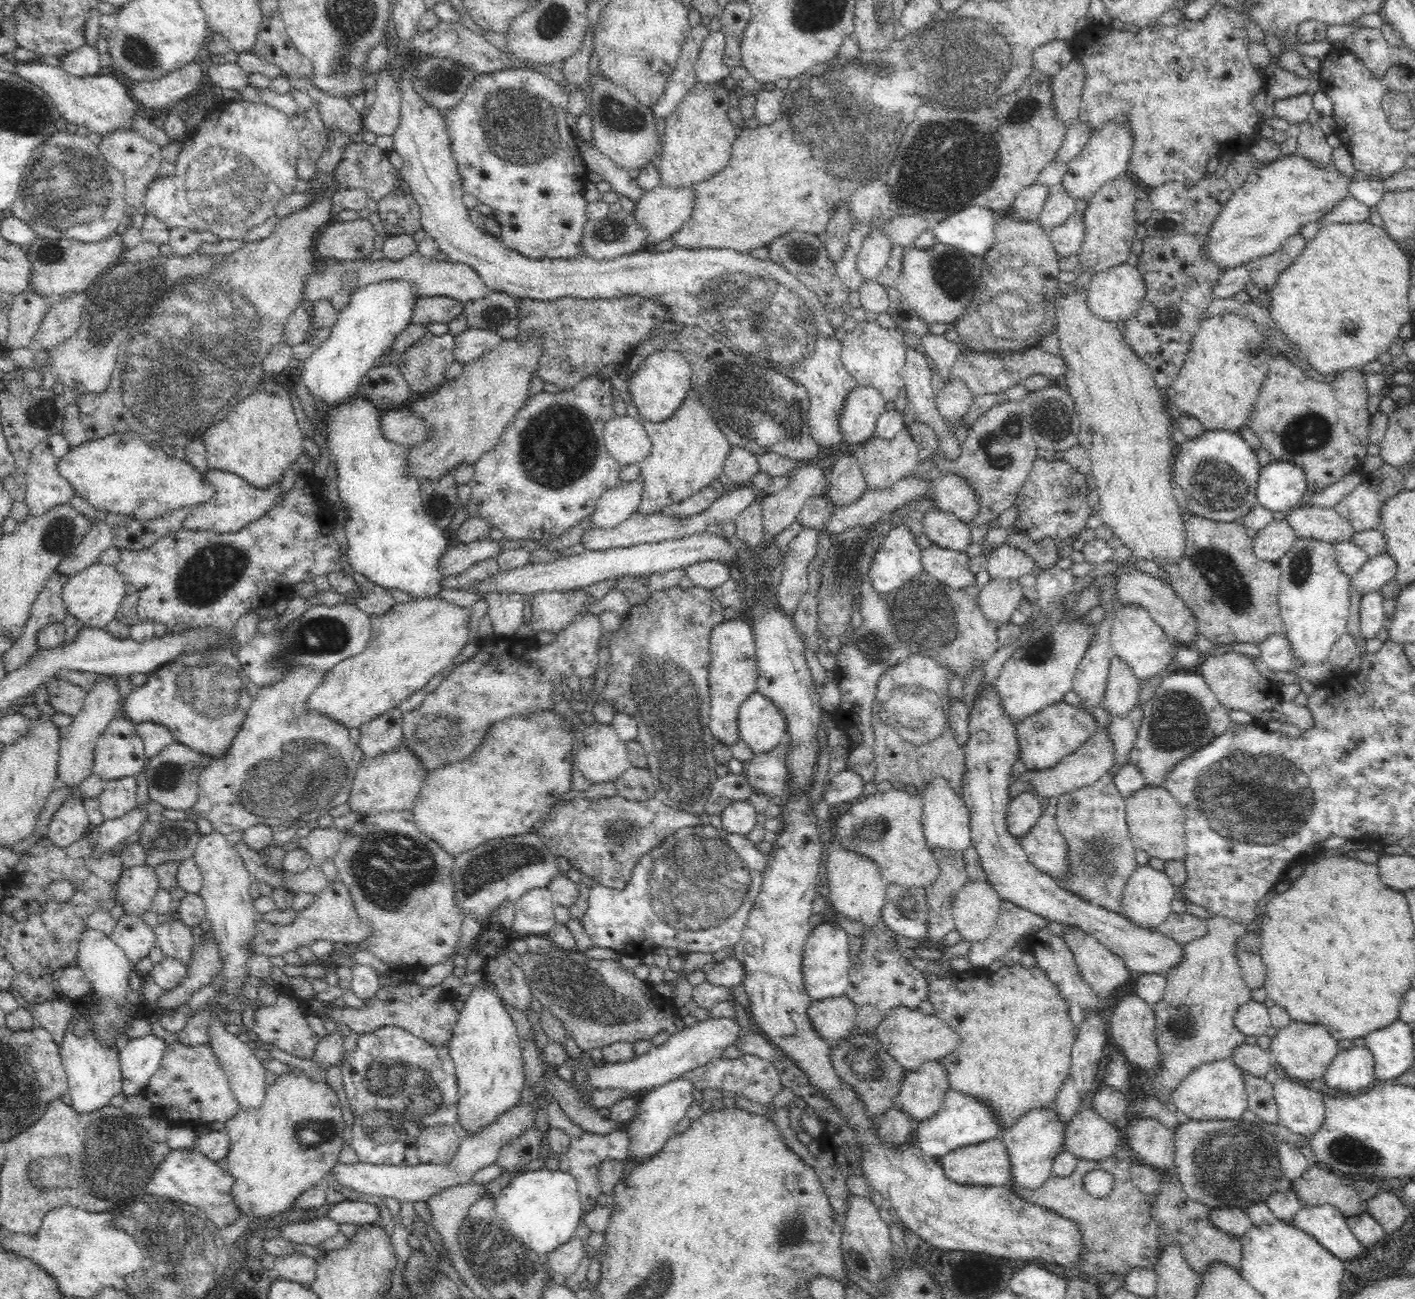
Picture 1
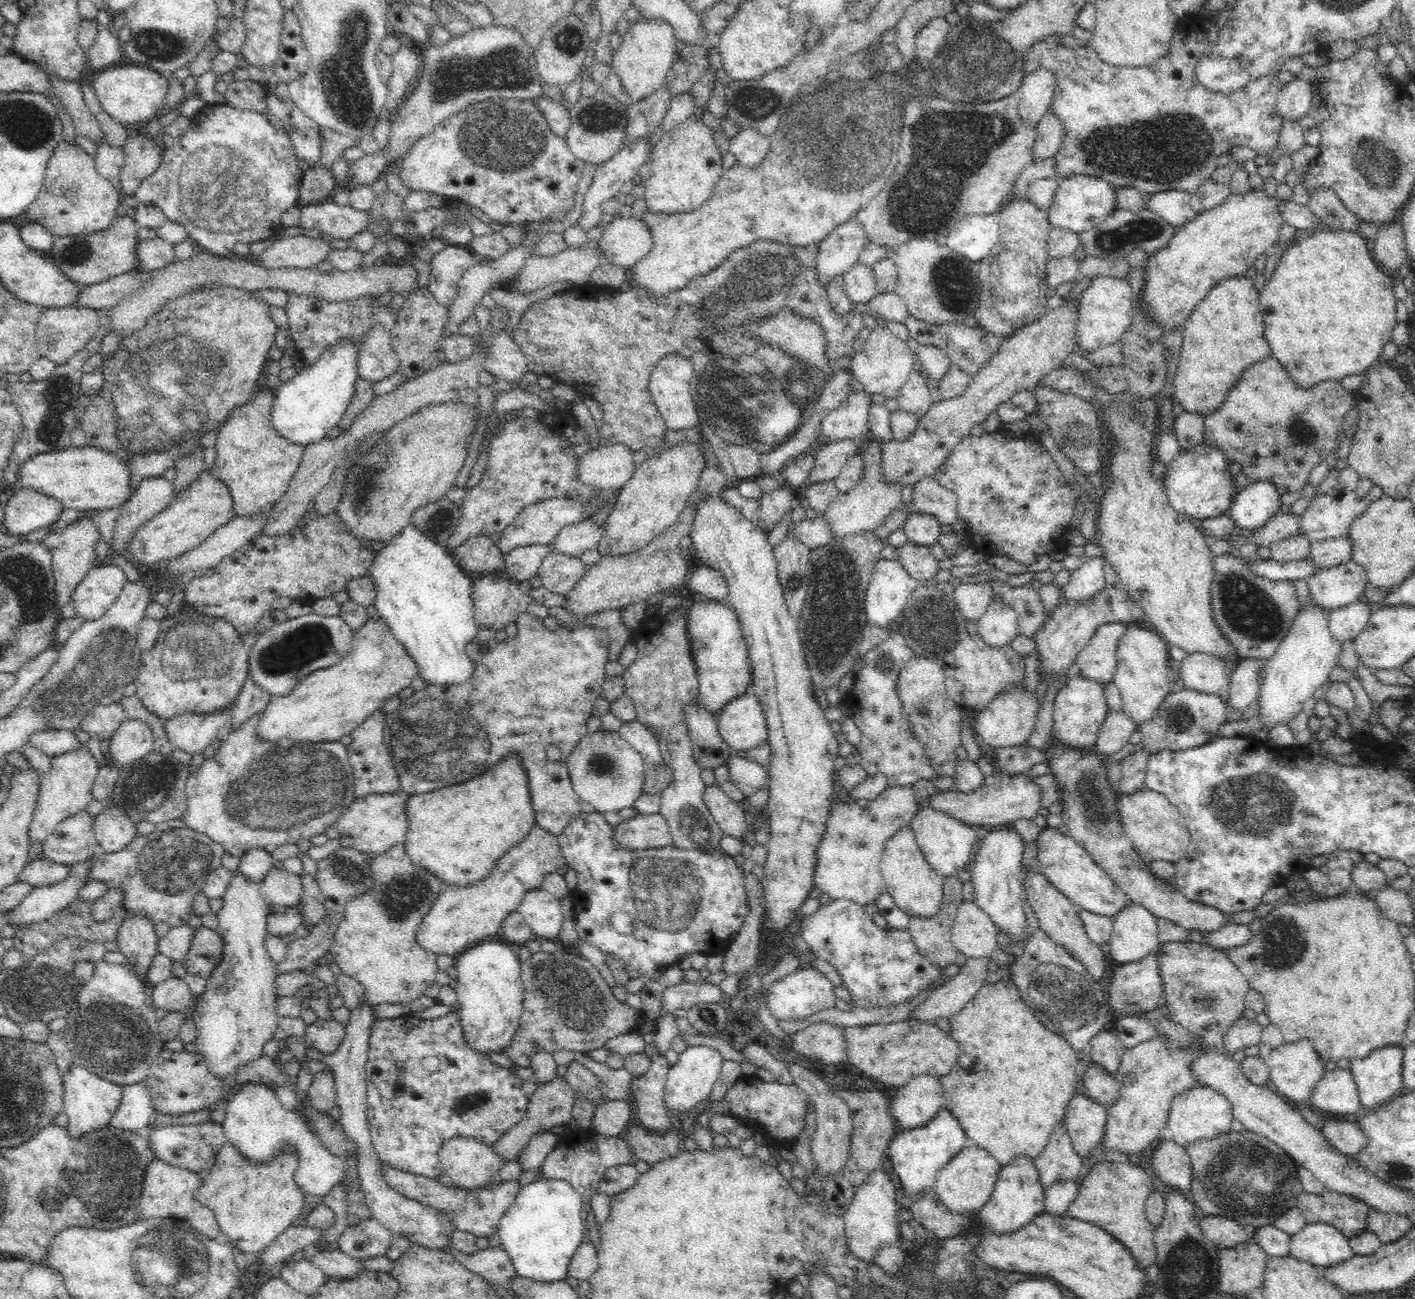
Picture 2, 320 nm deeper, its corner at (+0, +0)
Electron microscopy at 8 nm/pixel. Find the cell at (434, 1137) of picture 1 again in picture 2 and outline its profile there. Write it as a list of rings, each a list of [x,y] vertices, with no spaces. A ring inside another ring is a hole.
[[[462,1136],[446,1140],[438,1152],[438,1160],[442,1173],[450,1176],[455,1187],[470,1191],[487,1187],[506,1161],[491,1146]]]

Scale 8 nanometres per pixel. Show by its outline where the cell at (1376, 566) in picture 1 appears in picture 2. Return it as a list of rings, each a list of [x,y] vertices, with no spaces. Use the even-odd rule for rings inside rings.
[[[1350,561],[1330,568],[1320,569],[1307,579],[1310,598],[1314,605],[1330,611],[1360,601],[1369,582],[1366,570]]]

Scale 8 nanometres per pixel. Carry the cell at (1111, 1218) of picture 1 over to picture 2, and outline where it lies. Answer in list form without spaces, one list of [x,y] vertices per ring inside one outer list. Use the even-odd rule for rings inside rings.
[[[1102,1161],[1081,1180],[1076,1198],[1069,1204],[1068,1216],[1106,1230],[1130,1250],[1138,1267],[1146,1268],[1156,1262],[1157,1257],[1153,1239],[1155,1226],[1146,1218],[1144,1204],[1154,1190],[1153,1180],[1142,1167]]]

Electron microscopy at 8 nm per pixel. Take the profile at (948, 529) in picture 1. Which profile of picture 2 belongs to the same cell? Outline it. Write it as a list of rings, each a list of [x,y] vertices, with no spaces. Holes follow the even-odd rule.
[[[910,513],[903,524],[907,540],[922,546],[936,544],[941,534],[939,520],[931,514]]]

